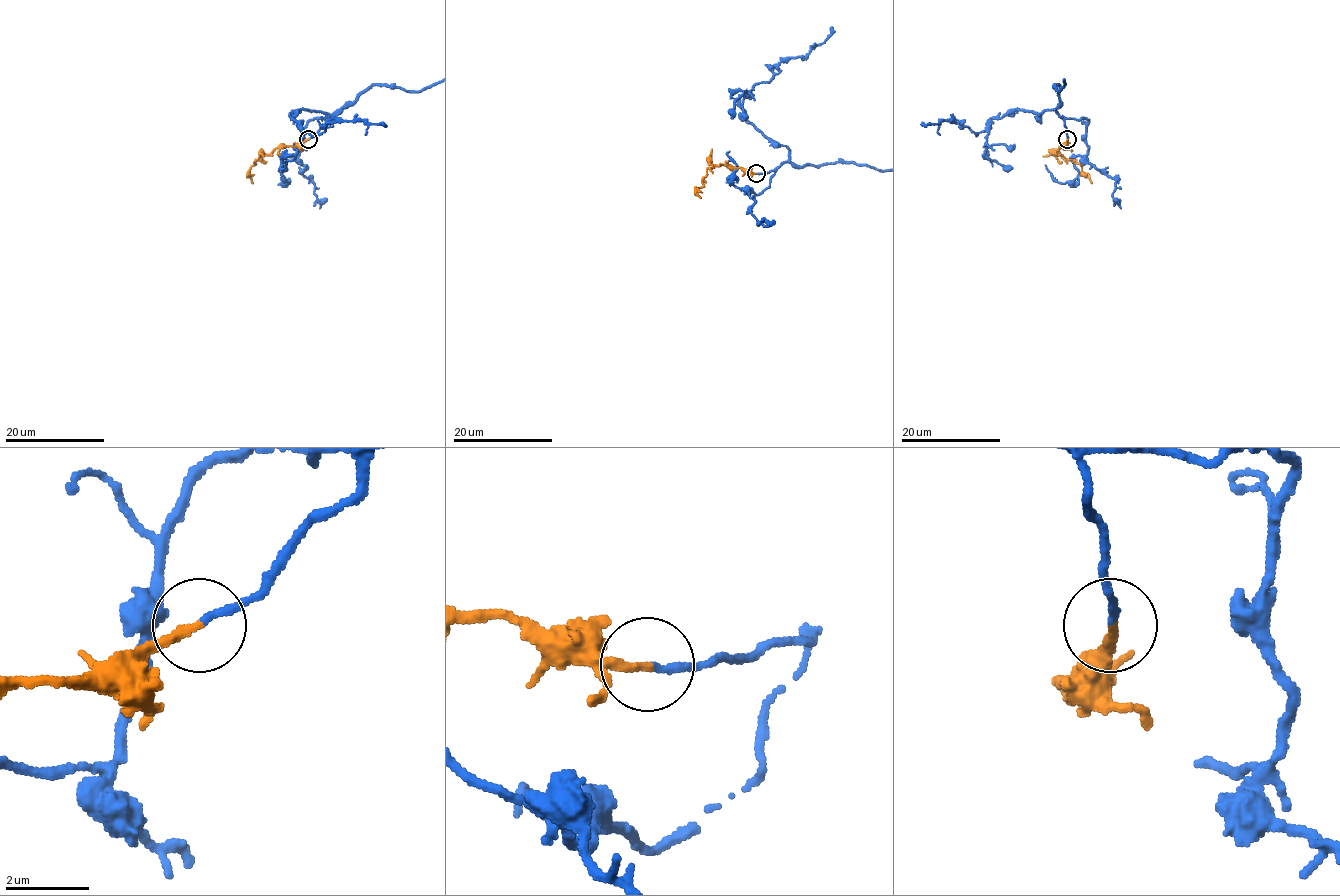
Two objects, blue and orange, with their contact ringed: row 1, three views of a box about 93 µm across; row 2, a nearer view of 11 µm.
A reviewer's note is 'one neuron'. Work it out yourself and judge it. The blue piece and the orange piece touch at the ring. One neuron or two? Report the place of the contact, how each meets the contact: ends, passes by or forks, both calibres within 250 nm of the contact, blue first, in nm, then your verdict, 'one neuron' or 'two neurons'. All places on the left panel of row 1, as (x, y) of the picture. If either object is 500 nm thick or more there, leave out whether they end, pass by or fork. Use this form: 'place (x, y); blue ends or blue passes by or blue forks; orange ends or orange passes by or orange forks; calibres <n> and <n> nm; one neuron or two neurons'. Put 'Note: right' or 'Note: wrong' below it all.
place (308, 139); blue ends; orange ends; calibres 170 and 220 nm; one neuron
Note: right

